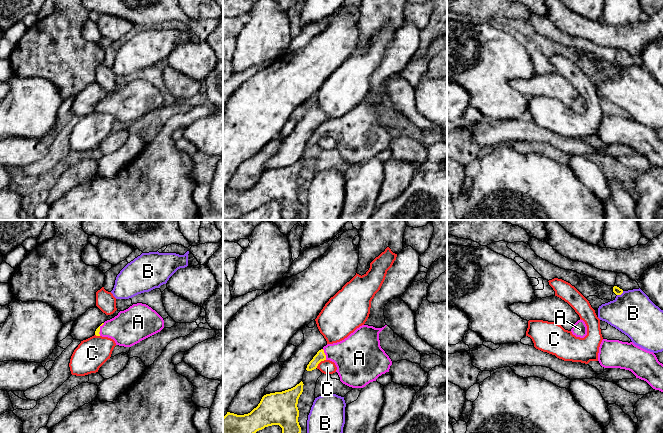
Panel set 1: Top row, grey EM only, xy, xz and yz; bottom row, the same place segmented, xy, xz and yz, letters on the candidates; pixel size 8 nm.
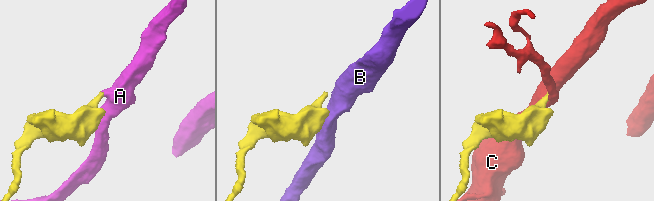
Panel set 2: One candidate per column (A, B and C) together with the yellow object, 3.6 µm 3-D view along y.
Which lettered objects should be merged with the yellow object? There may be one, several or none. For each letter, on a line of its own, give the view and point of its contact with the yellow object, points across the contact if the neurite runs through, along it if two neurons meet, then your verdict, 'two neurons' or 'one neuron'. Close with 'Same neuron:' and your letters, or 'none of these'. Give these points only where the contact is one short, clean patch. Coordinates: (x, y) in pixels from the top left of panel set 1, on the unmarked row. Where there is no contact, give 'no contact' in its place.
A: xz (324, 130) | across xz (320, 132), (324, 130), (347, 130), (355, 133) | one neuron
B: yz (620, 70) | along yz (623, 67), (617, 71) | two neurons
C: xz (320, 137) | along xz (325, 135), (316, 143) | two neurons
Same neuron: A

